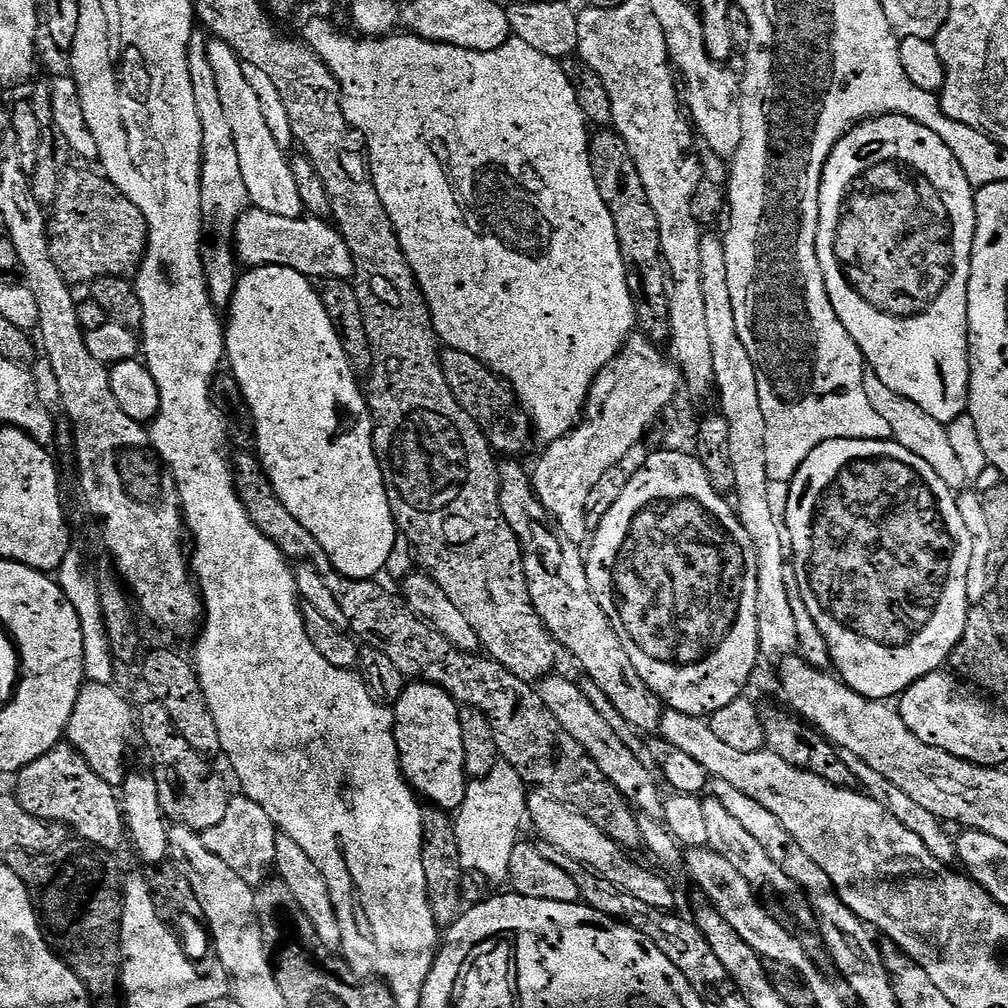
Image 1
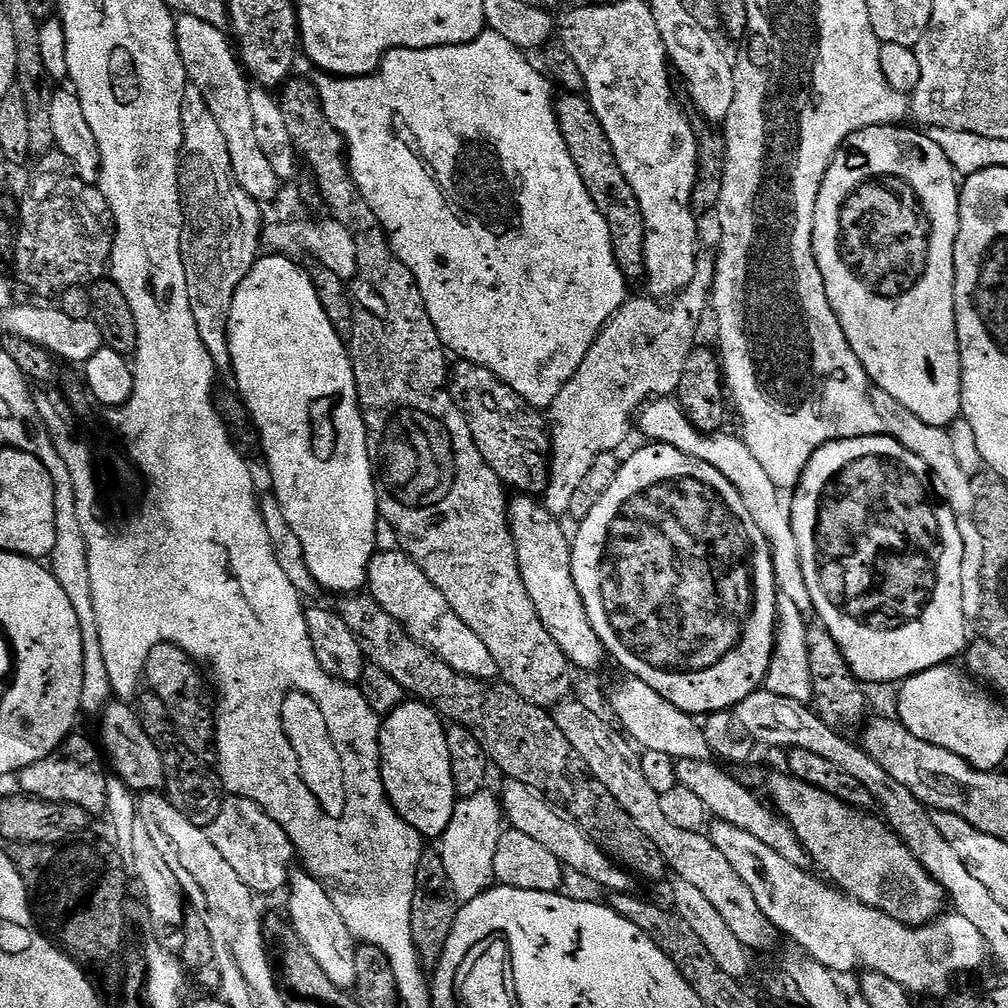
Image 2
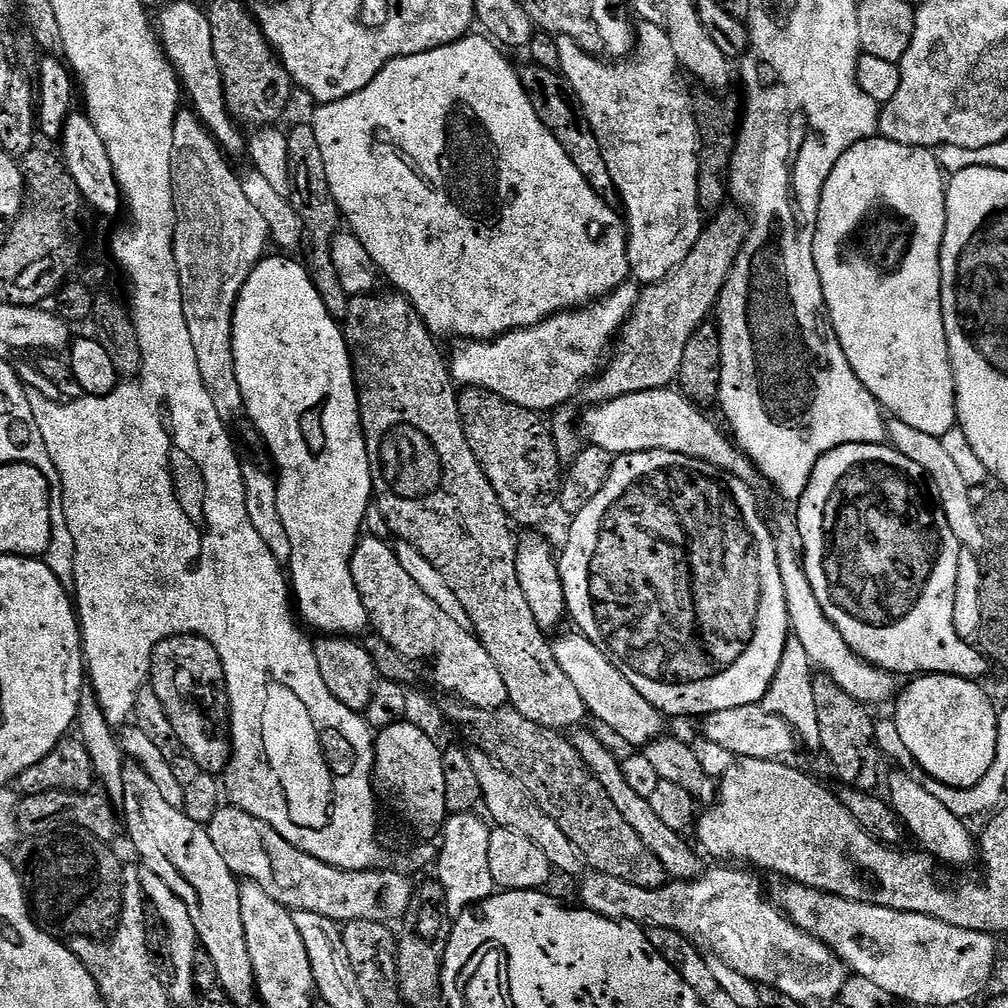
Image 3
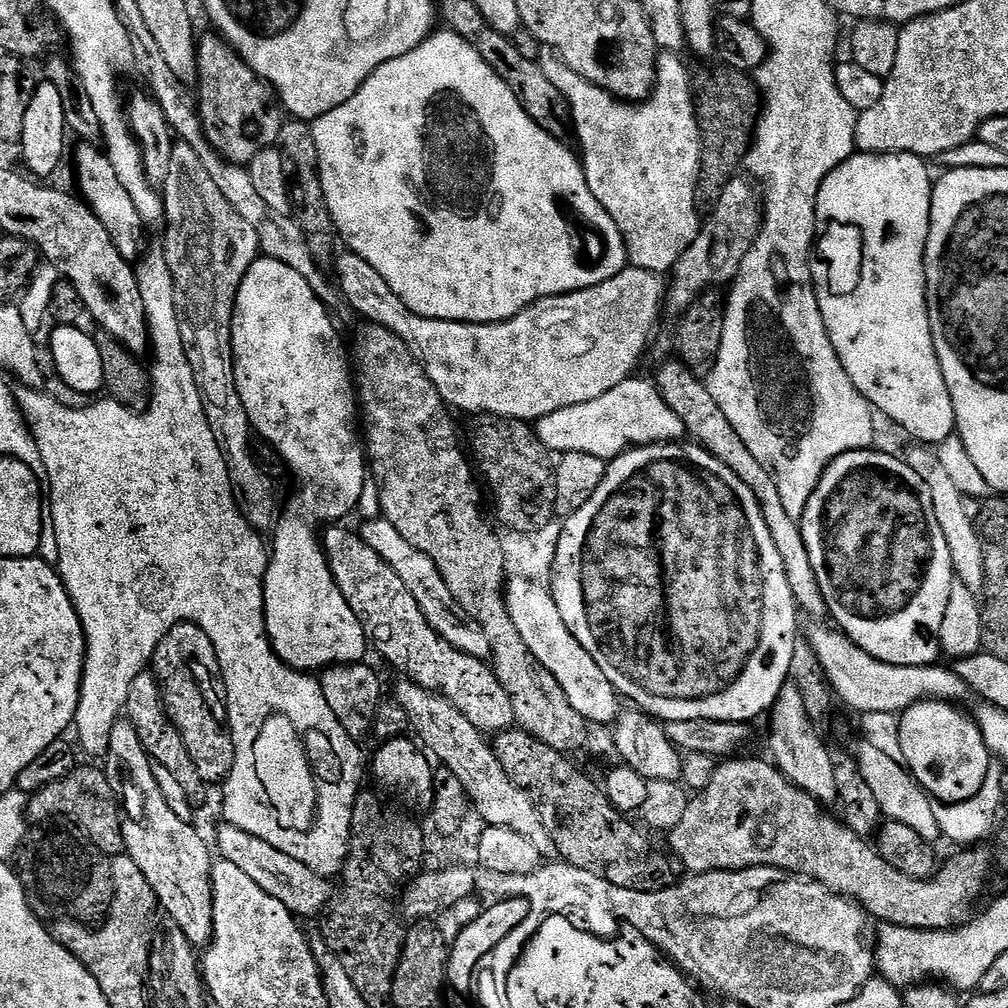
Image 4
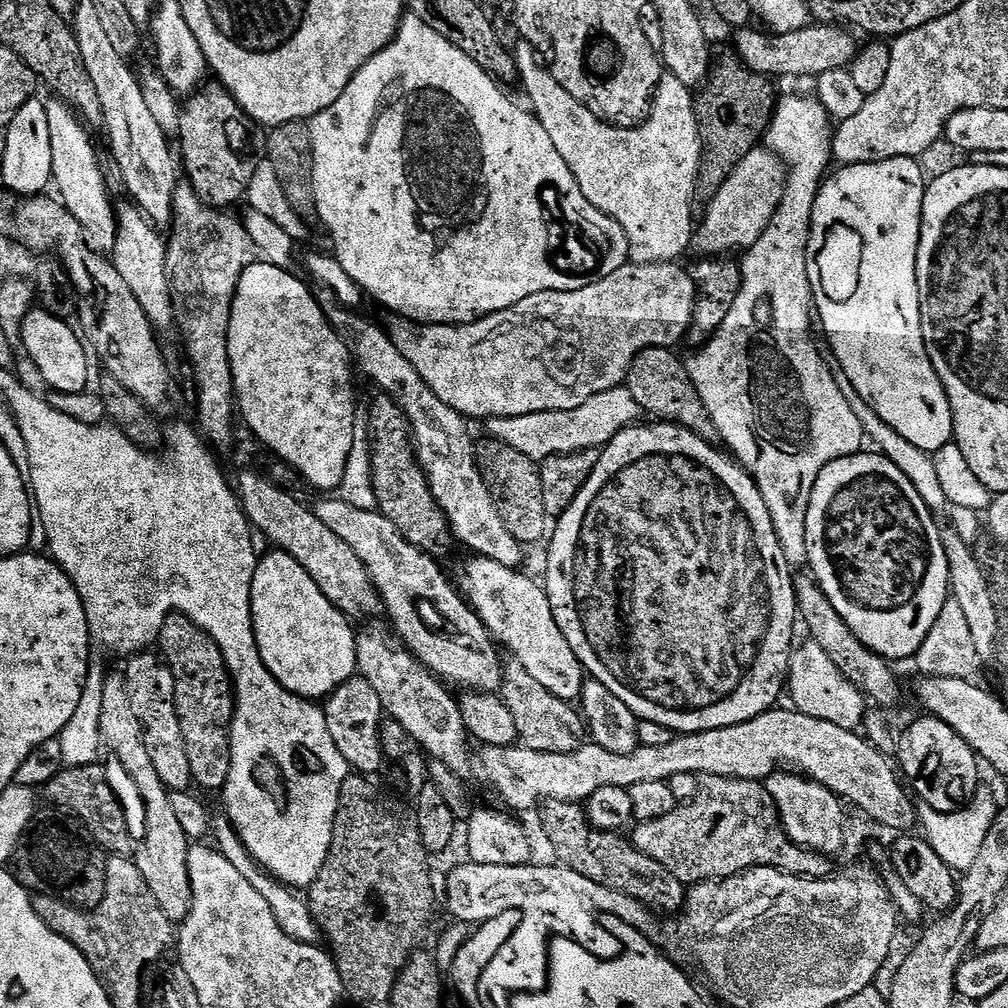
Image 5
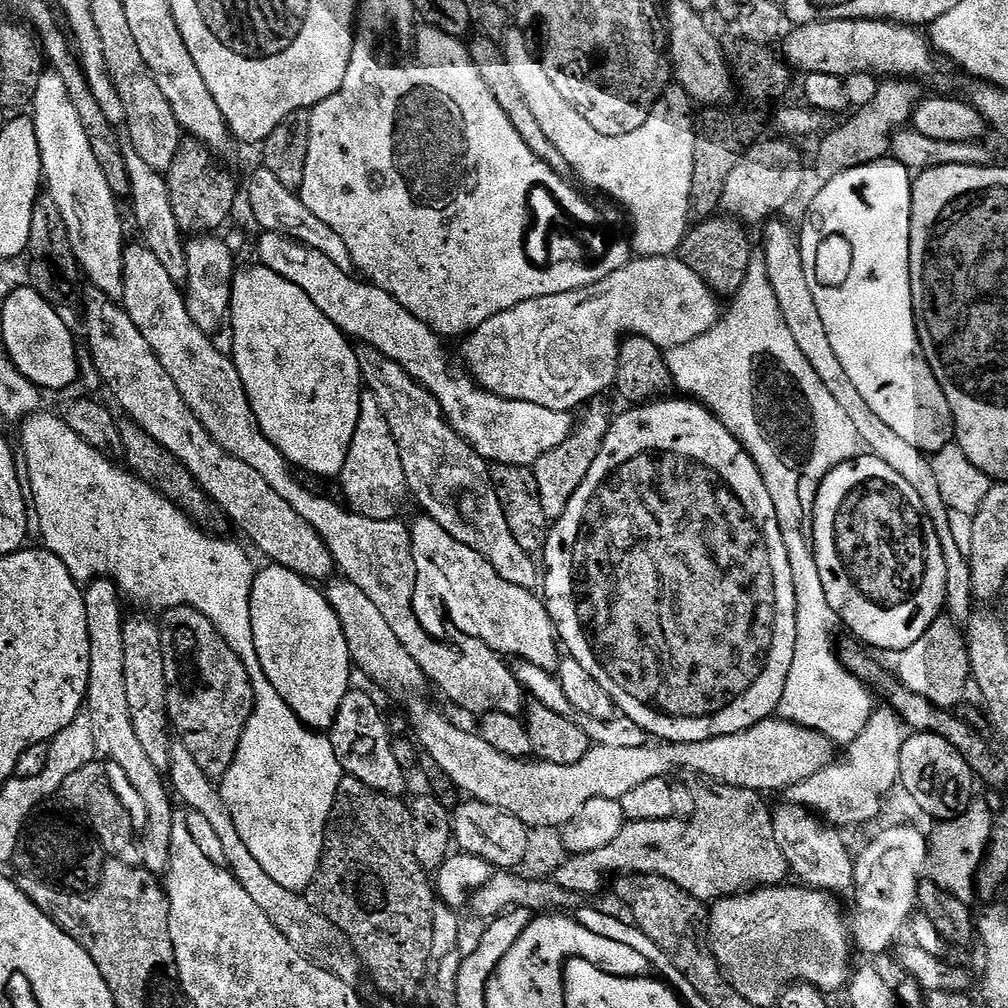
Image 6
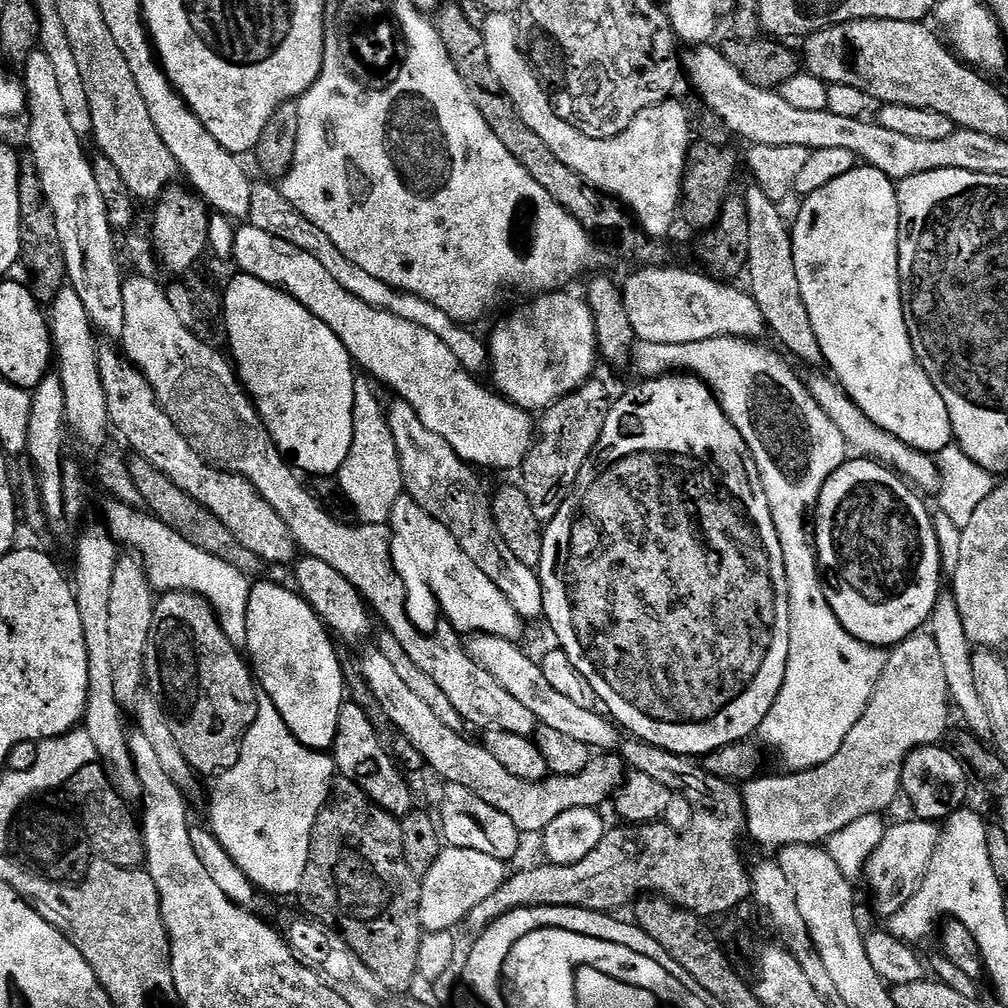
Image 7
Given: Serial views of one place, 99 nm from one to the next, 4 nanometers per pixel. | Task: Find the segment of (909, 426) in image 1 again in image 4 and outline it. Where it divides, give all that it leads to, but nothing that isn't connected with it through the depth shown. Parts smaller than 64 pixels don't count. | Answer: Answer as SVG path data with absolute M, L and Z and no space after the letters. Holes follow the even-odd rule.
M912 446L902 452L902 458L926 486L930 486L930 499L934 502L934 518L938 518L938 526L942 526L942 534L946 534L946 546L950 546L952 571L959 583L977 594L984 591L984 541L980 539L974 516L968 513L966 498L954 486L953 480L946 474L945 467L937 458L935 451L928 446Z

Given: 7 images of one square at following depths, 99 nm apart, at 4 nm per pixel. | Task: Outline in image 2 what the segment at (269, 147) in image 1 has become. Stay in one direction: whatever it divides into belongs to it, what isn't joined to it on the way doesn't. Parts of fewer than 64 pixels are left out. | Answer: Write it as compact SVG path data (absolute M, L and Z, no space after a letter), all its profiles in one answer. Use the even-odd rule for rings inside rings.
M180 16L176 21L176 41L188 79L206 98L210 114L218 121L218 130L226 137L226 150L230 150L230 166L238 186L250 194L256 203L267 206L282 188L278 174L274 174L269 159L258 146L254 130L254 113L250 106L250 80L239 59L233 41L221 29L202 22L202 18Z

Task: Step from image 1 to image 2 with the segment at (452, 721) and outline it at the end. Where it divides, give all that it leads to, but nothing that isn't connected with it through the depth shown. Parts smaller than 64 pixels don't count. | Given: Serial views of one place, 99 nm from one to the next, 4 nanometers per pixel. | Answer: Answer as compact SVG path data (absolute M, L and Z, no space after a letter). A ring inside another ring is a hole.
M415 698L405 699L389 716L383 717L380 725L380 777L392 809L422 838L432 842L439 841L446 826L450 826L450 818L454 818L456 801L454 790L454 770L450 770L450 746L446 742L448 729L440 713L434 711L429 704Z

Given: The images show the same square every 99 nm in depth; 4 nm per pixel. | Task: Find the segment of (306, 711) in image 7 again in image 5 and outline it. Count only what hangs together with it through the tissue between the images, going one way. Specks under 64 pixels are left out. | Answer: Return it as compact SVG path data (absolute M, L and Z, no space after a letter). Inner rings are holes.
M279 550L268 551L272 552L259 557L252 583L252 629L258 642L258 654L266 670L270 670L276 681L290 690L290 694L301 696L303 700L323 701L334 689L342 686L342 682L357 675L357 629L352 629L353 621L339 612L322 590L318 590L318 582L306 574L294 557Z

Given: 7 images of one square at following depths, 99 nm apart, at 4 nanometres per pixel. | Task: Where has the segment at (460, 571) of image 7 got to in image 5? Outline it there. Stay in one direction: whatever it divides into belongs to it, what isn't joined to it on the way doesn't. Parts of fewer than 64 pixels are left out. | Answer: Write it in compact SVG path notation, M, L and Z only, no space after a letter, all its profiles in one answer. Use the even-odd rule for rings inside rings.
M477 555L465 566L464 577L458 584L492 639L501 649L509 648L516 655L513 656L515 663L524 668L530 678L542 682L542 686L558 698L579 701L586 681L584 668L576 661L574 650L570 650L566 634L562 634L558 622L554 622L547 591L521 572Z

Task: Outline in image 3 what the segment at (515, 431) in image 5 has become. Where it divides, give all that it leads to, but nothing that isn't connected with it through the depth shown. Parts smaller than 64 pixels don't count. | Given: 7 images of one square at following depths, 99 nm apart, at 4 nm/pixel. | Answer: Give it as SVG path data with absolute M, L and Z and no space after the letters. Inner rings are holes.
M671 387L655 388L645 392L631 392L620 396L617 400L610 400L607 404L598 404L589 407L588 413L584 416L584 432L588 435L589 445L601 448L612 453L613 457L625 456L631 452L673 452L674 454L686 454L686 458L694 458L706 462L710 466L720 468L730 475L736 476L745 482L751 481L754 476L754 465L739 447L727 435L720 433L719 428L708 416L703 416L701 409L683 395L680 390Z

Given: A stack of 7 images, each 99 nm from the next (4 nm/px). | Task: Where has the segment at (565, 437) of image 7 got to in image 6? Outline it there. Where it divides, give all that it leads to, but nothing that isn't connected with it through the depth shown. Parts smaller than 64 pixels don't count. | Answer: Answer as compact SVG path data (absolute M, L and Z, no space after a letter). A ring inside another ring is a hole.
M597 398L583 405L582 413L584 412L585 420L578 421L574 426L571 425L568 437L557 448L542 454L542 458L536 460L534 471L538 482L538 498L542 498L542 507L550 522L566 514L566 506L570 506L570 498L574 498L578 486L586 482L586 474L590 474L590 466L594 466L594 458L598 458L602 450L604 435L607 434L610 423L606 401L607 399Z

